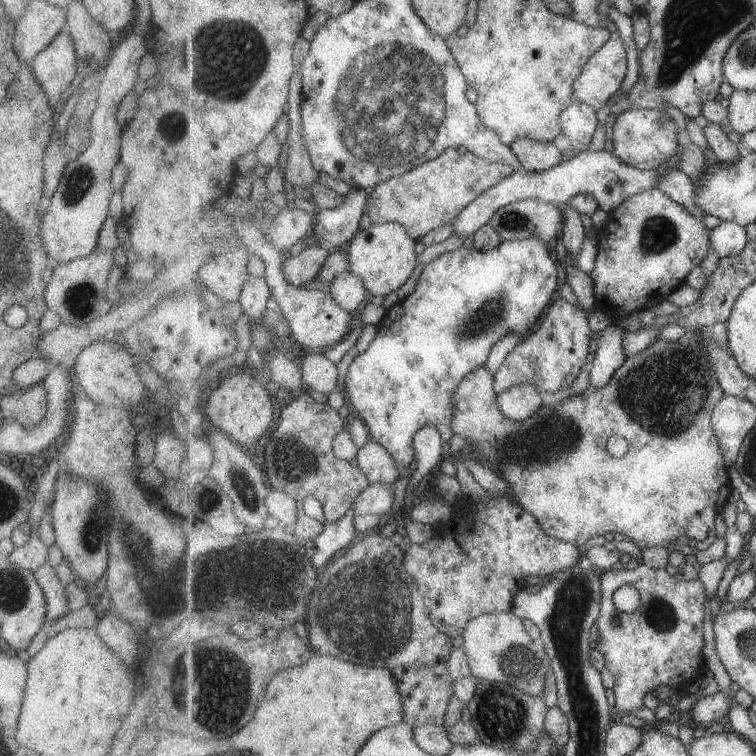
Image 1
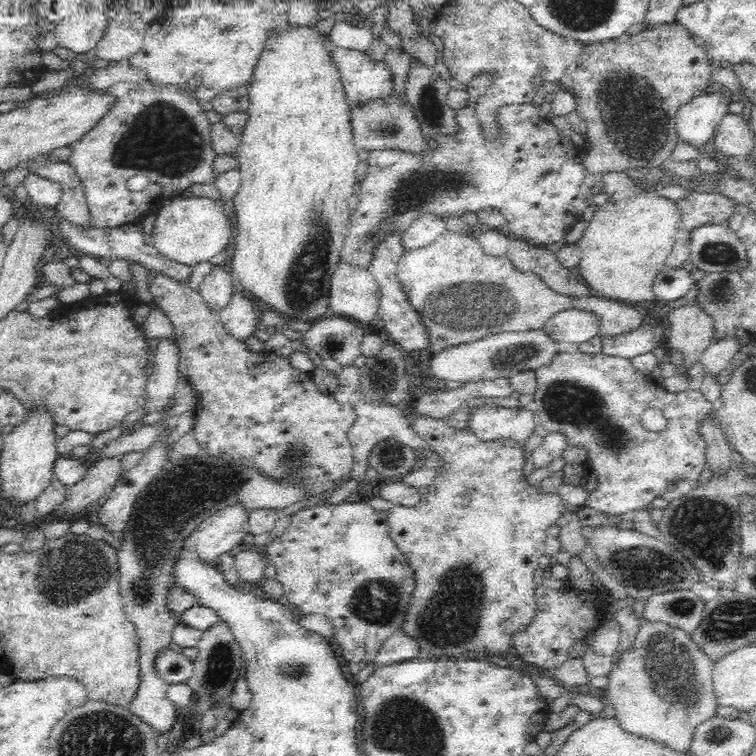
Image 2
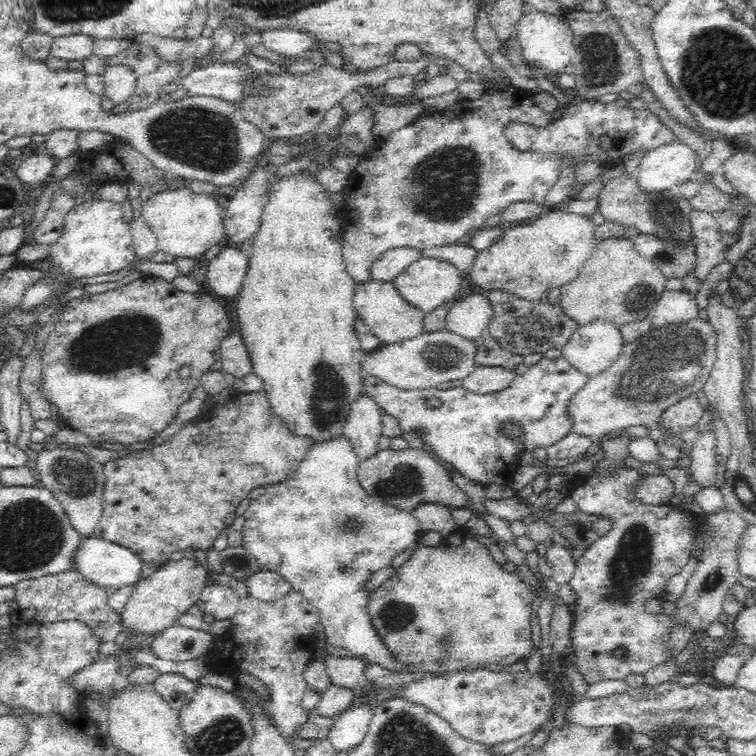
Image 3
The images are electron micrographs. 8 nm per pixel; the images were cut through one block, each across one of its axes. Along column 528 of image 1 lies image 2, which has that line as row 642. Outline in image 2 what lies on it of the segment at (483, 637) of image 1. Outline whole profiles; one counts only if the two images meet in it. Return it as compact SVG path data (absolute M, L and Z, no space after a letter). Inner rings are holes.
M643 614L639 615L637 622L636 636L617 654L612 670L607 674L607 686L602 692L607 703L614 706L615 718L626 732L672 744L670 747L676 751L689 752L694 727L718 714L712 694L711 672L714 662L696 646L684 630L662 622L649 622Z

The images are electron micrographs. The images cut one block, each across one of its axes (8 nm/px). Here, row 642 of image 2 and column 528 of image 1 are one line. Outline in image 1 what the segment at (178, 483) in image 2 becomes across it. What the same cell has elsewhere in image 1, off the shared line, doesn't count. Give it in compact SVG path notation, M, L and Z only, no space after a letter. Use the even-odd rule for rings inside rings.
M520 138L510 145L513 154L521 161L523 171L546 171L565 160L563 151L553 142L543 142L535 139Z

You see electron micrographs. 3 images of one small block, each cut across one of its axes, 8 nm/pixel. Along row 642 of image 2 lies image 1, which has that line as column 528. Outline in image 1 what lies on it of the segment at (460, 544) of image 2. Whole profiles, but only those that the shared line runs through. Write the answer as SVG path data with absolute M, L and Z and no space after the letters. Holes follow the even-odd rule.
M701 325L685 329L682 337L673 341L661 336L652 345L649 345L647 350L639 351L636 355L628 358L605 388L589 388L583 394L567 397L554 406L543 405L540 407L539 412L524 421L514 421L500 410L494 385L496 376L493 371L483 366L477 371L470 372L460 382L456 394L453 395L452 400L456 404L456 411L452 420L454 432L469 440L470 445L465 449L465 452L470 457L478 460L480 457L485 456L493 462L495 470L501 471L501 474L508 482L509 490L515 501L519 502L530 513L533 513L533 516L536 516L536 519L541 523L545 532L549 533L549 536L577 546L583 546L591 538L611 532L617 538L635 542L641 550L645 547L664 546L668 548L669 544L680 544L684 541L692 544L695 541L705 540L711 534L711 530L715 528L717 516L723 514L724 506L729 502L726 499L733 486L729 466L726 464L719 437L712 425L712 414L716 404L725 396L726 392L721 388L718 381L714 364L704 339L704 332L699 326ZM611 436L621 436L627 440L628 451L622 457L617 458L607 453L609 452L607 442L609 442ZM470 448L475 450L474 455L470 454Z

